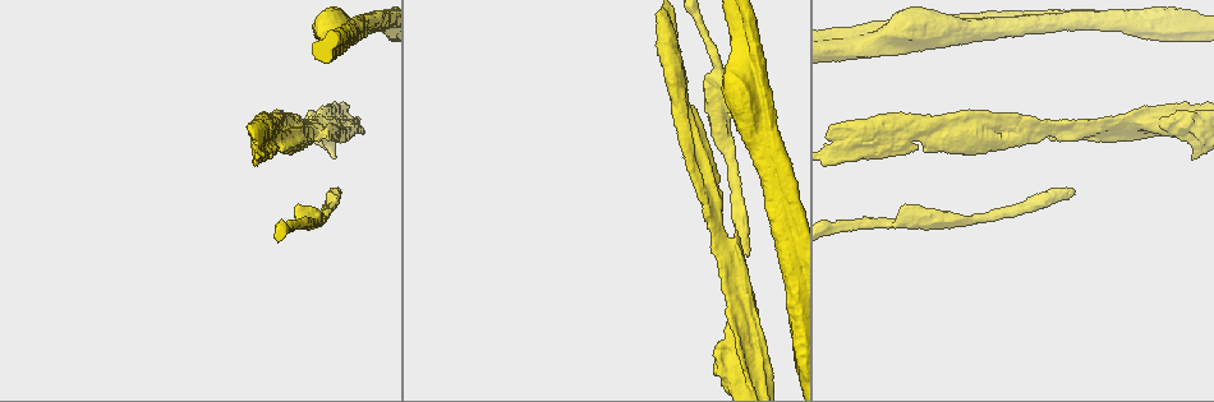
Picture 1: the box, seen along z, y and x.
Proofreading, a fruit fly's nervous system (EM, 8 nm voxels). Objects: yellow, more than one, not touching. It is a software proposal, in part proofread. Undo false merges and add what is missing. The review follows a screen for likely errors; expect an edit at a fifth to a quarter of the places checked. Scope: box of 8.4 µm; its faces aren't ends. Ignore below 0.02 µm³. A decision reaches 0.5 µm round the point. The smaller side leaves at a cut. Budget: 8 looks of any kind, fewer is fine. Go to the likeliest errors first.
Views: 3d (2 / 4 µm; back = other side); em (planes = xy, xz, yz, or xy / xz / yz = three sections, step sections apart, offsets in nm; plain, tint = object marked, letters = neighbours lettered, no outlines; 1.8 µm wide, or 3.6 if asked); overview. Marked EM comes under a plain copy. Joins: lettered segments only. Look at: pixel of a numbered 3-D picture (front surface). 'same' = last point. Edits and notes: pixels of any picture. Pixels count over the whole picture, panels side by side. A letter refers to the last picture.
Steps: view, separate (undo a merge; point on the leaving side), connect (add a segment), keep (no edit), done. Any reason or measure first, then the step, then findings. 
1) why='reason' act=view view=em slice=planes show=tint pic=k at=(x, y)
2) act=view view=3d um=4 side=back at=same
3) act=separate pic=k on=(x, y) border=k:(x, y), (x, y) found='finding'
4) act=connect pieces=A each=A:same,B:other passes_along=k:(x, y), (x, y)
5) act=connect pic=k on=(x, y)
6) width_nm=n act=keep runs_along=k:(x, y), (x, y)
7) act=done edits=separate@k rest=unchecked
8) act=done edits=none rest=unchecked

why='an open end' act=view view=em slice=planes show=letters pic=1 at=(276, 153)

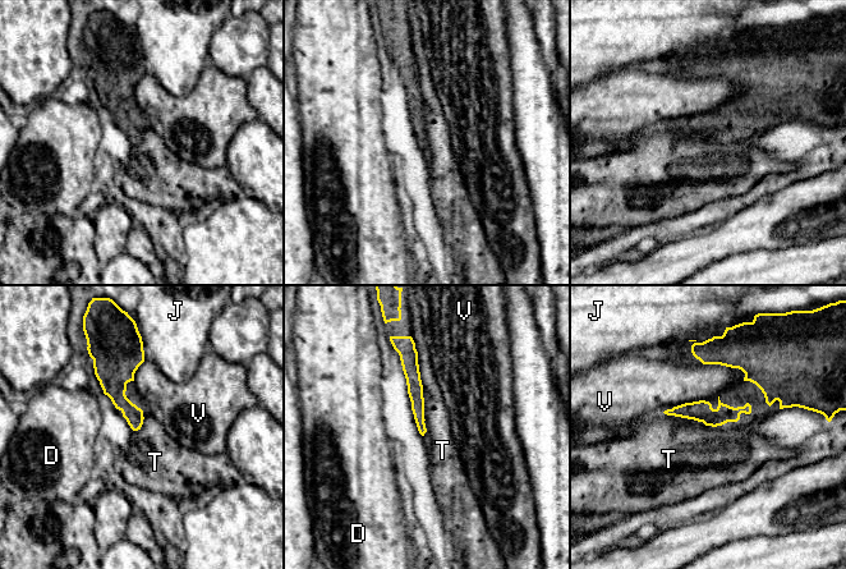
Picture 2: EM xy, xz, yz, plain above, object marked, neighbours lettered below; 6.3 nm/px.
act=keep each=D:other,J:other,T:other,V:other runs_along=2:(748, 408), (735, 413), (670, 412) found='no lettered segment goes on from it'

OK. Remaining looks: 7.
why='free end' act=view view=em um=3.6 slice=planes show=letters pic=1 at=(1193, 155)

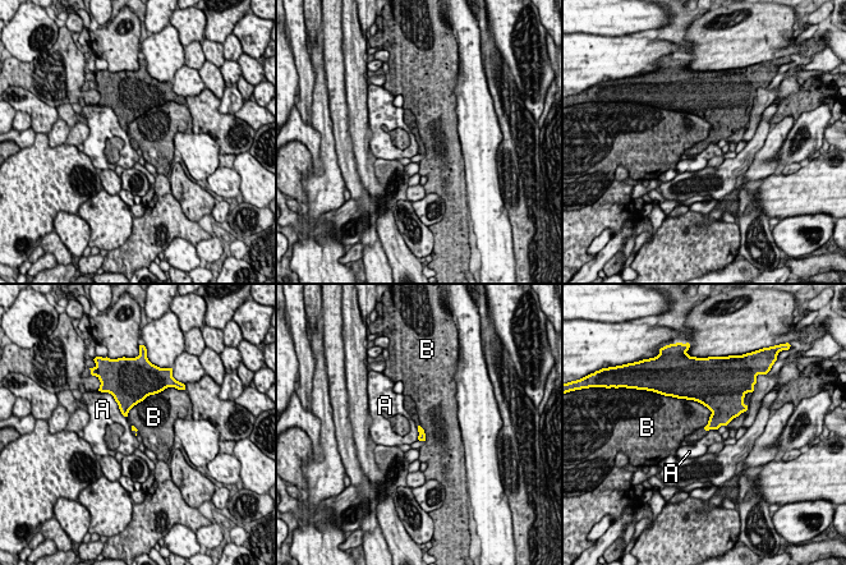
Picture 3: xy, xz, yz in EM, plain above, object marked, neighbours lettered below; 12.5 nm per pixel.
act=keep each=A:other,B:other border=3:(107, 391), (125, 417) found='none of them fits'

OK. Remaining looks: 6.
act=view view=em slice=xz step=4 show=letters pic=1 at=(996, 27)

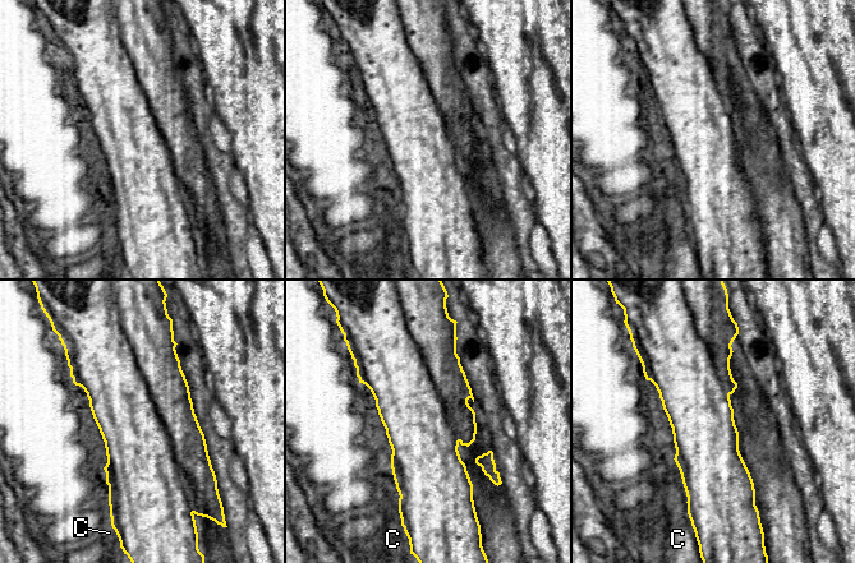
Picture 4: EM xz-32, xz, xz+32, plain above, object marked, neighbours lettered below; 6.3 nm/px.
act=view view=em slice=planes show=letters at=same

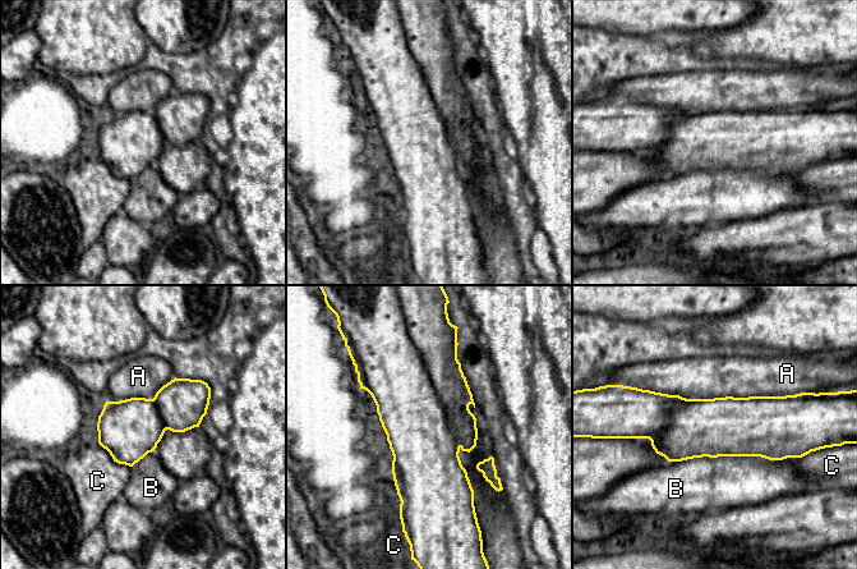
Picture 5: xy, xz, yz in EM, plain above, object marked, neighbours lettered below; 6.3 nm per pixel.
act=separate pic=5 on=(439, 354) each=A:other,B:other,C:other part_leaving=5:(424, 352), (452, 388), (468, 448) found='a second neuron is stuck on'

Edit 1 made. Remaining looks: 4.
act=done edits=separate@5 rest=unchecked

